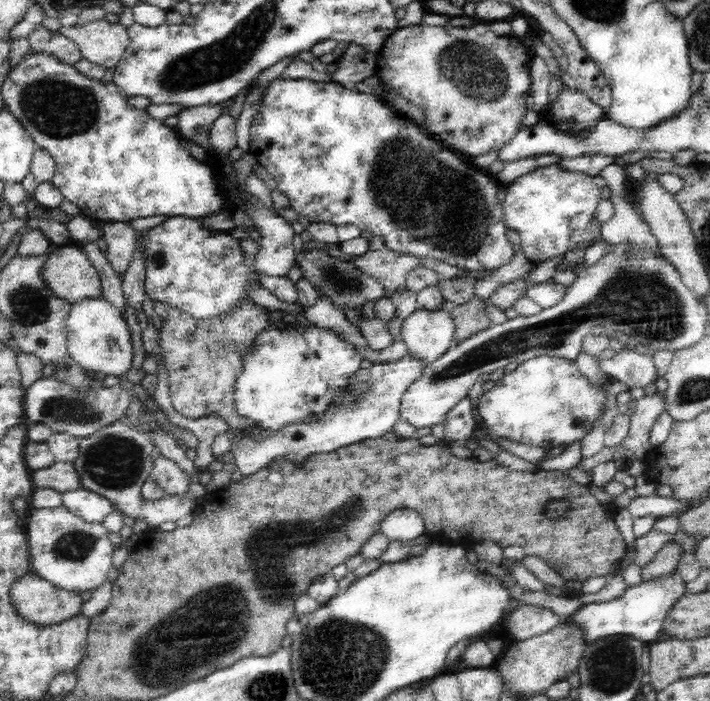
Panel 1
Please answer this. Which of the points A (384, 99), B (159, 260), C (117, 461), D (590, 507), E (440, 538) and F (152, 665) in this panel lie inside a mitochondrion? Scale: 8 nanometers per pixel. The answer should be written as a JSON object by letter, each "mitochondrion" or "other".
{"A":"other","B":"mitochondrion","C":"mitochondrion","D":"other","E":"other","F":"mitochondrion"}

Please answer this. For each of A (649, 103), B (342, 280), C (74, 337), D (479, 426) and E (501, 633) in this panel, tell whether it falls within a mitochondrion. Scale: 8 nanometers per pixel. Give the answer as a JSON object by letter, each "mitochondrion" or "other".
{"A":"other","B":"mitochondrion","C":"other","D":"other","E":"other"}

